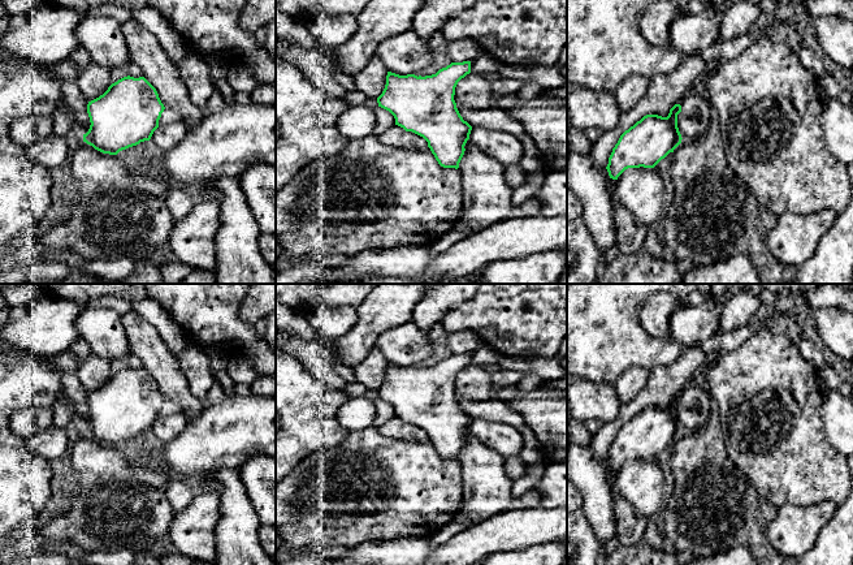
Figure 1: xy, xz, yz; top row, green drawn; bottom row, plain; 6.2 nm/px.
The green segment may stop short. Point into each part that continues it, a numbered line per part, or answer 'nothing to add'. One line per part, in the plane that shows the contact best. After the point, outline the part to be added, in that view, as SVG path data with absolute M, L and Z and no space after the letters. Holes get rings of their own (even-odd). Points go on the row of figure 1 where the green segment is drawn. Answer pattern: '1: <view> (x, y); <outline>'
nothing to add

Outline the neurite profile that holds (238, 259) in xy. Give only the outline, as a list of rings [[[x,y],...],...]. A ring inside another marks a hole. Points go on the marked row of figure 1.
[[[239,177],[213,182],[221,193],[220,228],[215,237],[218,284],[276,284],[276,272],[259,249],[260,227],[246,202]]]

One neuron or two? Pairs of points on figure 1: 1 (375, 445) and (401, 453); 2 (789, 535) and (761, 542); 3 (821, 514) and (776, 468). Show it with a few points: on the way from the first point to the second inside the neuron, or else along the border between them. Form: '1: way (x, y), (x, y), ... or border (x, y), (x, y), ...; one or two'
1: way (381, 452), (394, 453); one
2: border (776, 509), (767, 527), (767, 539), (778, 551); two
3: border (836, 504), (821, 501), (782, 507); two

